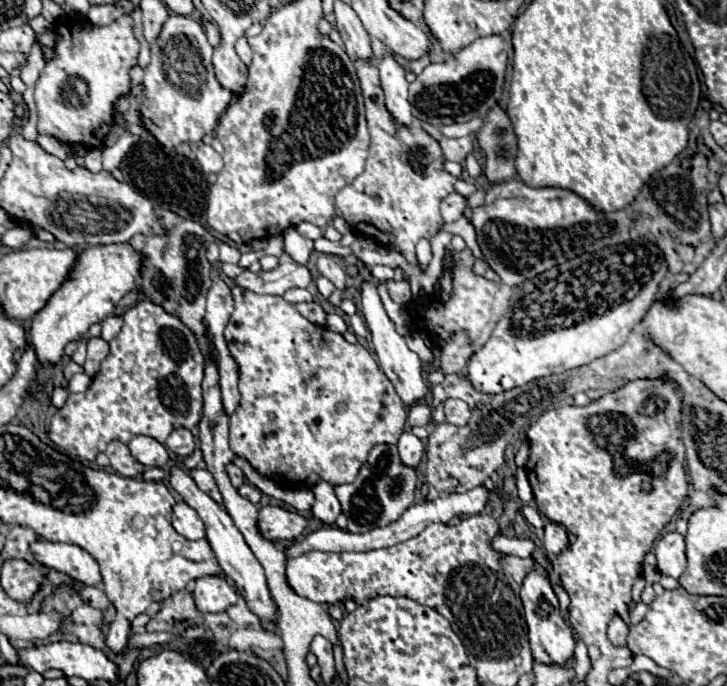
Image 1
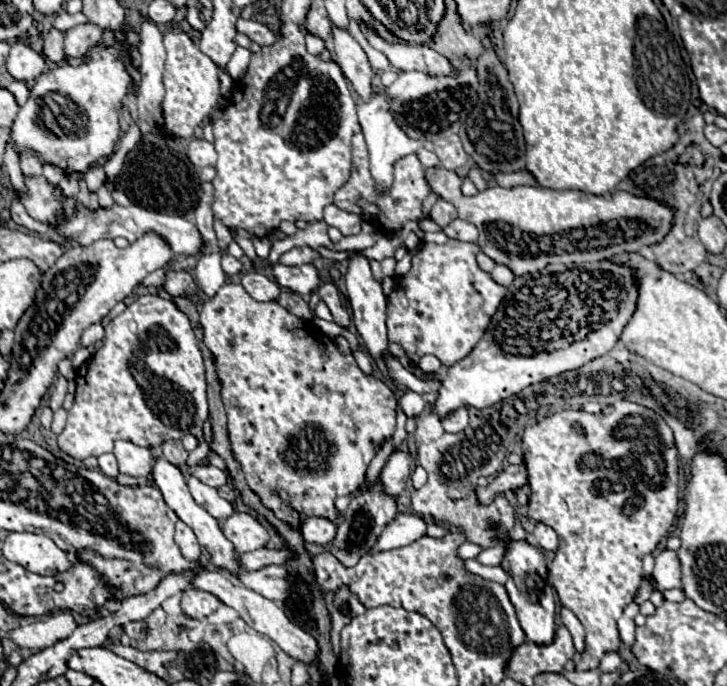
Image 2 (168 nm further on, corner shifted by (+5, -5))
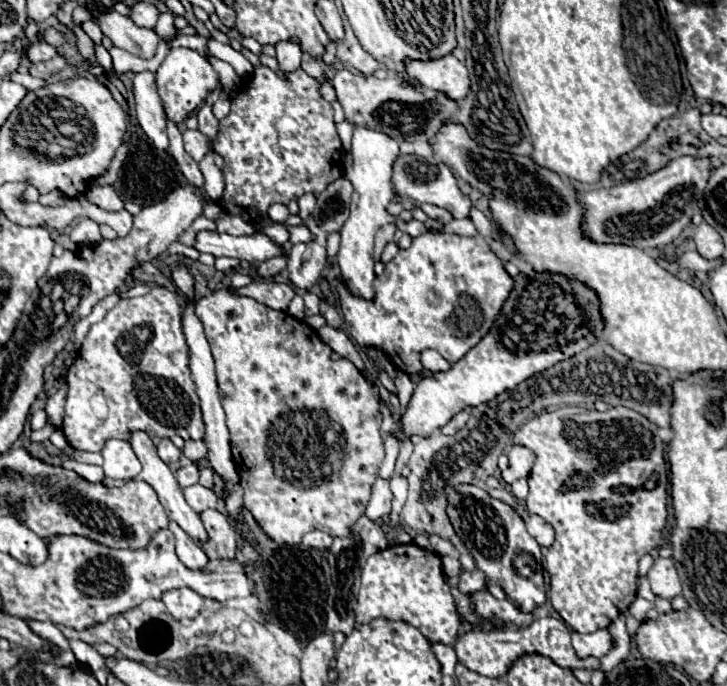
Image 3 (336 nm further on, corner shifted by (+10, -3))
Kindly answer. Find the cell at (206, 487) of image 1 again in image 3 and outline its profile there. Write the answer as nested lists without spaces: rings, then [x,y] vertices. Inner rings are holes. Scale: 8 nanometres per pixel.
[[[200,484],[184,488],[184,496],[186,496],[186,502],[198,512],[208,508],[218,508],[218,496]]]

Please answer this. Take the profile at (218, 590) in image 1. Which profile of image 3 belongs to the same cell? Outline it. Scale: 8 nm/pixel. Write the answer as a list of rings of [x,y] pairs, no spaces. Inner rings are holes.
[[[190,588],[168,590],[162,594],[162,602],[166,604],[168,614],[172,614],[176,620],[196,618],[204,606],[204,598]]]

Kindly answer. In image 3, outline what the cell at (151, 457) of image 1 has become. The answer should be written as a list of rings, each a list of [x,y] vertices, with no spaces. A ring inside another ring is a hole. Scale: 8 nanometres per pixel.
[[[108,440],[102,450],[102,456],[104,456],[102,468],[108,478],[132,480],[140,474],[142,464],[126,440]]]

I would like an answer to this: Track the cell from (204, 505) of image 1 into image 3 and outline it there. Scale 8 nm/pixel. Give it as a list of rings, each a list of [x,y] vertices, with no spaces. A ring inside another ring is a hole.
[[[134,432],[134,434],[130,436],[130,440],[132,440],[132,448],[134,448],[138,460],[140,460],[142,466],[144,466],[142,472],[140,472],[136,478],[148,482],[148,484],[156,490],[156,494],[158,494],[162,506],[166,508],[168,518],[174,520],[174,522],[176,522],[176,524],[178,524],[178,526],[180,526],[190,538],[200,540],[200,542],[208,540],[208,532],[204,532],[204,524],[202,524],[202,520],[200,520],[200,514],[198,514],[196,510],[192,510],[192,508],[188,506],[188,502],[184,500],[184,494],[182,494],[180,484],[176,482],[176,478],[174,478],[172,470],[168,468],[168,464],[164,464],[164,462],[160,460],[160,456],[158,456],[158,452],[156,452],[156,446],[154,446],[152,440],[148,438],[148,434],[146,434],[146,432]]]

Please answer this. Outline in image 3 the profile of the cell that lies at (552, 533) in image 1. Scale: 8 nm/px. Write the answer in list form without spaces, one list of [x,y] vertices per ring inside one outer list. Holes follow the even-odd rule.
[[[528,516],[526,528],[540,546],[550,546],[554,542],[554,528],[548,522],[544,522],[540,516]]]

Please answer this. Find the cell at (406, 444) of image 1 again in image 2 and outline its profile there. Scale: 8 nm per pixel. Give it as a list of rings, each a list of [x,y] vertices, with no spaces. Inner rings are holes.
[[[393,452],[387,466],[383,468],[381,472],[381,486],[383,486],[383,494],[387,496],[393,496],[393,498],[399,498],[405,488],[407,488],[407,482],[411,478],[411,454],[409,452]]]

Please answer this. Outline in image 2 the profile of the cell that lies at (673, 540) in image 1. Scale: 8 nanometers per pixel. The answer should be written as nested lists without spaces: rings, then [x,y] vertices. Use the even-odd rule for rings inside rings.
[[[663,550],[655,556],[655,570],[653,570],[653,582],[657,590],[669,590],[669,588],[681,588],[681,564],[673,550]]]

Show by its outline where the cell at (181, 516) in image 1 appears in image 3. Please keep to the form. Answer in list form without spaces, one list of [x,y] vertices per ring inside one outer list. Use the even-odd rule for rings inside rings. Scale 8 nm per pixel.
[[[170,522],[168,530],[170,530],[170,532],[174,534],[174,538],[176,538],[176,554],[178,554],[180,562],[182,562],[186,568],[190,568],[190,570],[200,570],[200,568],[204,568],[206,562],[208,562],[208,558],[206,558],[202,546],[200,546],[196,540],[192,540],[176,522]]]

